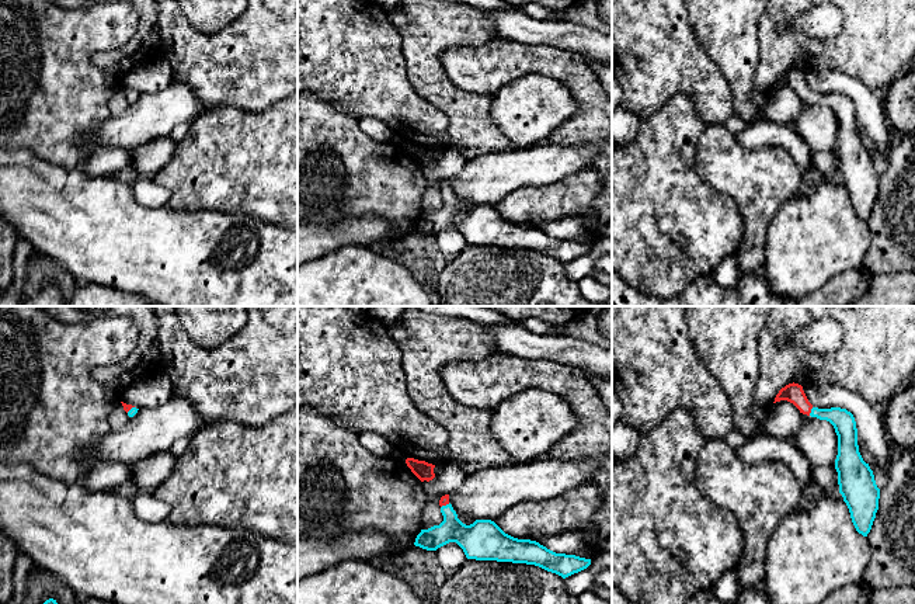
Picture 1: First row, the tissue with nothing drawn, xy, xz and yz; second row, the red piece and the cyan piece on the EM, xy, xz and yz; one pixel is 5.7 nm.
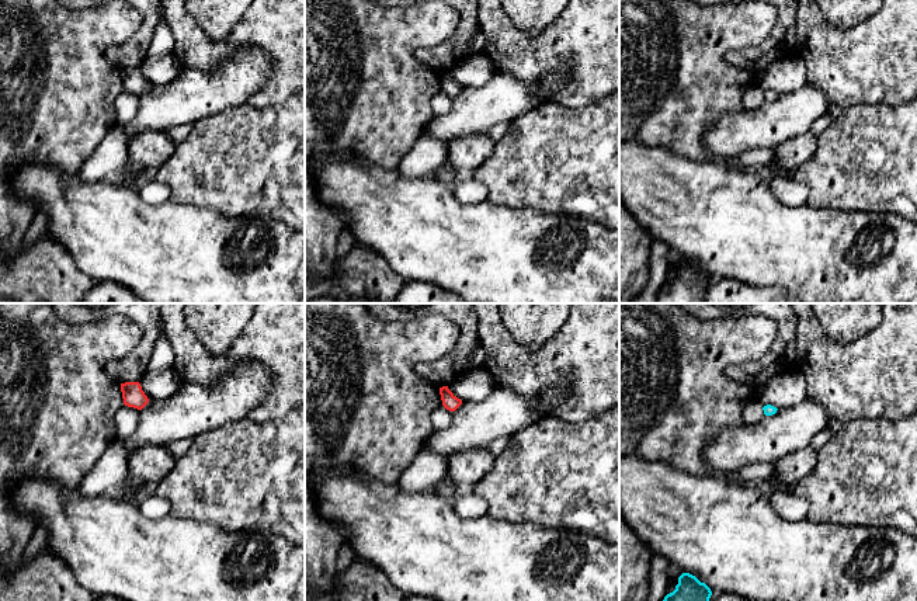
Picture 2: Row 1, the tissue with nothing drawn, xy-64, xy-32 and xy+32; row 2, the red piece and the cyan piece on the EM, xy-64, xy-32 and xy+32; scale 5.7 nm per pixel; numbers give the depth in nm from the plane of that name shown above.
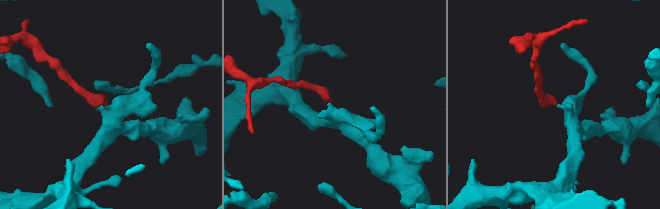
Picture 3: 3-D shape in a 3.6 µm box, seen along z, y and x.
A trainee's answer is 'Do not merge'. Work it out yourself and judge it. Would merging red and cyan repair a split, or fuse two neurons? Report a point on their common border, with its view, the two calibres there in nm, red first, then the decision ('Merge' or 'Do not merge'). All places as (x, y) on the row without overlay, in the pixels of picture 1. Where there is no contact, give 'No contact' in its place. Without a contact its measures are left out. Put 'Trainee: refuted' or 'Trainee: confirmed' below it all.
Touches red at yz (810, 97). Thickness 110 nm (red) against 130 nm. Merge
Trainee: refuted

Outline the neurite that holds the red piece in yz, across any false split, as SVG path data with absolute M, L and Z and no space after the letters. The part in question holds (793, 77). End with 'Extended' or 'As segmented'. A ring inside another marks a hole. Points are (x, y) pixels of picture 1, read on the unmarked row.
M794 67L782 73L773 88L780 86L793 88L803 100L827 105L834 111L838 121L835 155L839 178L849 194L856 216L867 222L879 195L880 174L876 170L873 156L859 138L853 100L841 93L814 93L808 87L803 72Z. Extended

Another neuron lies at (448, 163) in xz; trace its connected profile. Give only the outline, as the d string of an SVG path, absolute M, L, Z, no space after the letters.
M448 146L441 150L435 150L434 159L435 163L432 166L421 167L427 181L427 190L421 199L421 215L428 215L443 206L439 191L441 183L458 176L467 160L458 150Z

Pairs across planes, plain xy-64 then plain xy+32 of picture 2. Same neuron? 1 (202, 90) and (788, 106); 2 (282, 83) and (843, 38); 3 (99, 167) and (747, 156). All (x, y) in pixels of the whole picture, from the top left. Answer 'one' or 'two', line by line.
1: one
2: one
3: one

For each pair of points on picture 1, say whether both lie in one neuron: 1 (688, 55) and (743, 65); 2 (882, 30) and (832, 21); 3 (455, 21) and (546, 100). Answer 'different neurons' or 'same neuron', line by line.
1: different neurons
2: different neurons
3: different neurons

